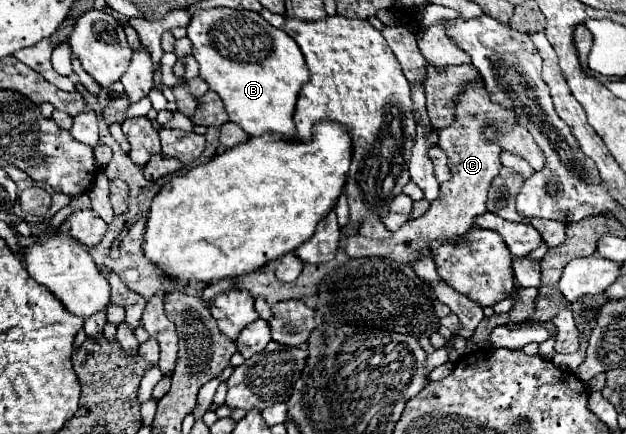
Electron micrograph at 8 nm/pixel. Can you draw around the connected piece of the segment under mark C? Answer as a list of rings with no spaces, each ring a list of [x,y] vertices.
[[[468,87],[456,101],[456,121],[438,133],[438,145],[448,157],[448,167],[452,177],[440,185],[440,195],[430,203],[430,209],[400,227],[388,239],[366,239],[362,235],[352,235],[342,241],[342,249],[350,257],[390,257],[398,263],[412,265],[418,257],[430,257],[432,243],[466,243],[466,235],[474,225],[476,215],[486,213],[488,189],[492,179],[500,173],[500,153],[502,149],[484,139],[482,127],[496,123],[498,127],[516,125],[516,115],[500,105],[494,105],[484,87]]]

